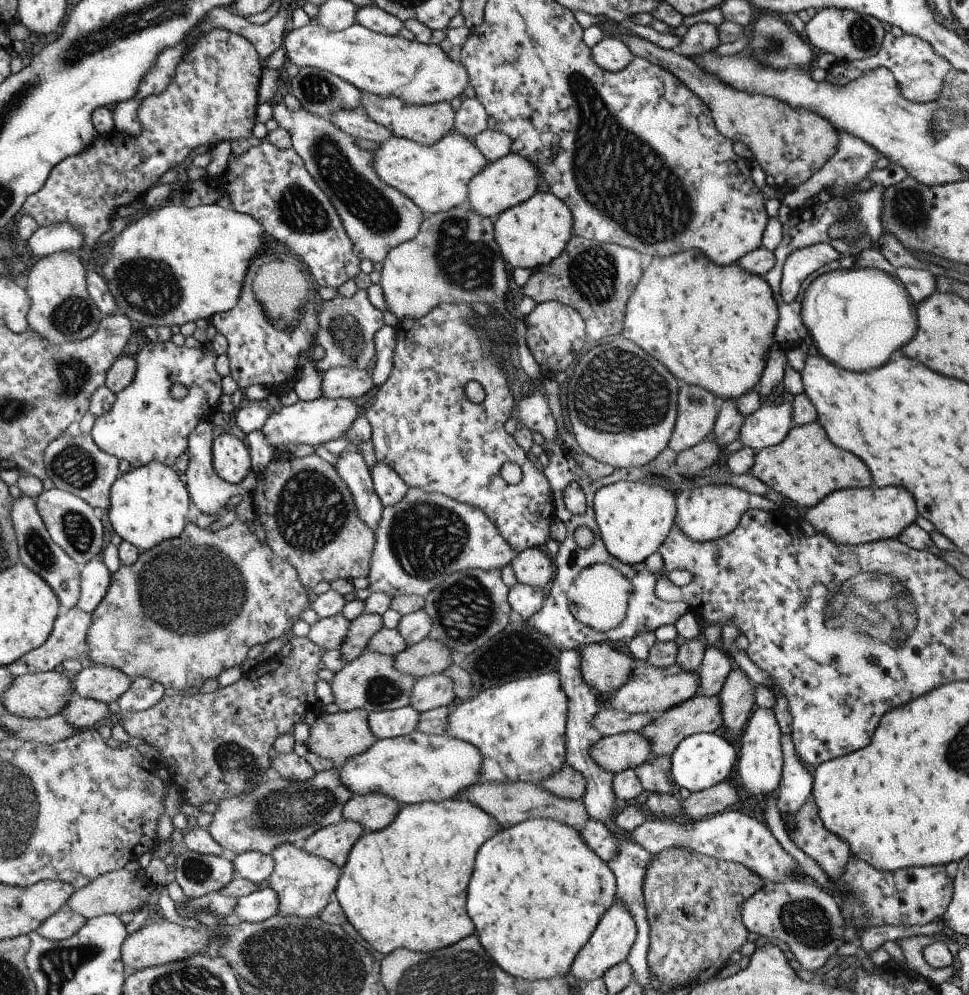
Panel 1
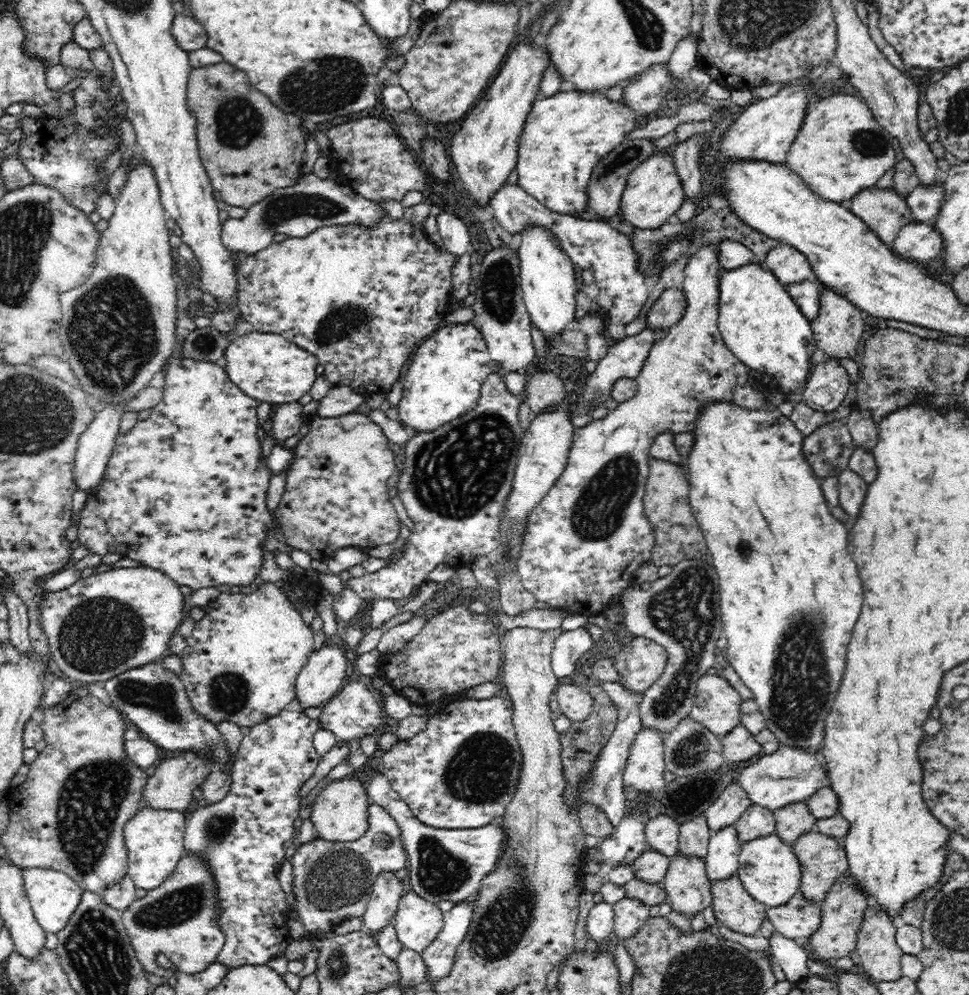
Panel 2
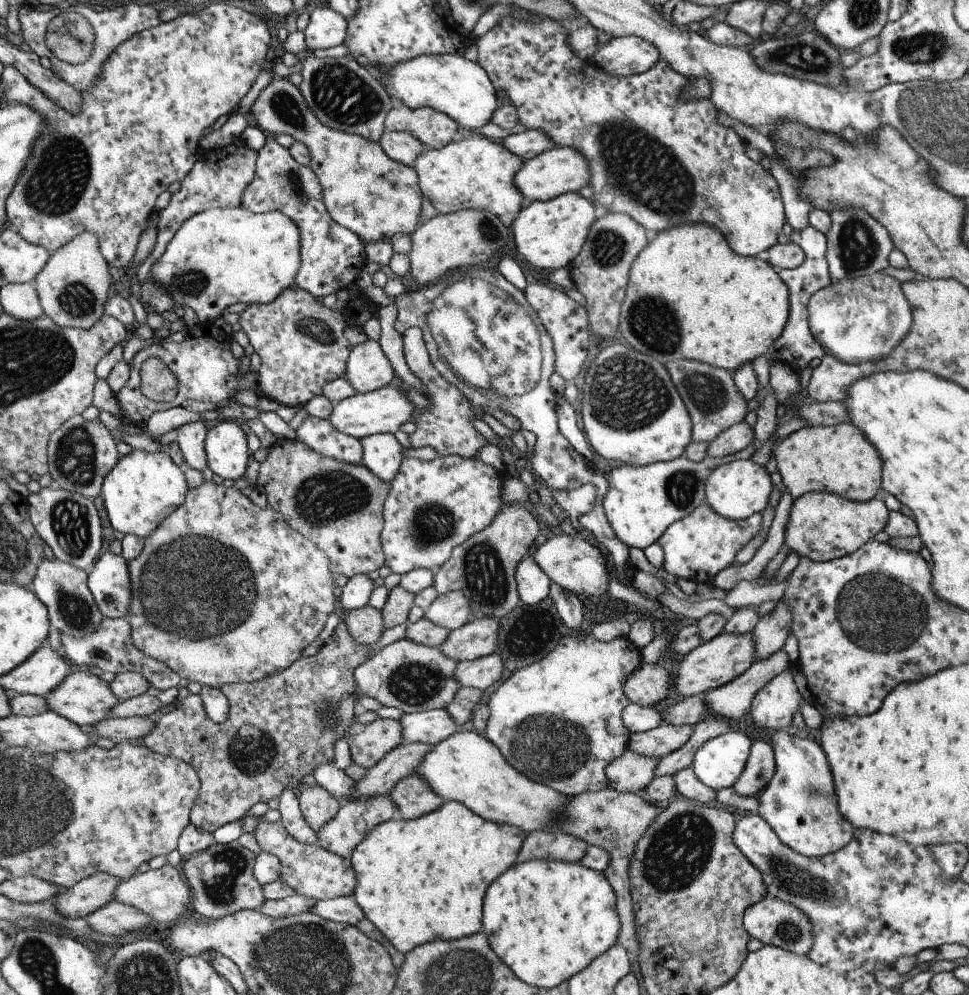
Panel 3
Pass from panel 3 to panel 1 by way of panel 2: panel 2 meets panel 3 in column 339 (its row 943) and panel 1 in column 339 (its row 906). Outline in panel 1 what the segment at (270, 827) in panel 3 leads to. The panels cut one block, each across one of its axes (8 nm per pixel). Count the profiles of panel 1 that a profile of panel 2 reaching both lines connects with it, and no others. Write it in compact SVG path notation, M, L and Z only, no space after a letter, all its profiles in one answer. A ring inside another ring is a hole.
M284 843L278 845L271 855L274 861L274 868L265 885L274 889L278 895L278 915L292 915L302 918L312 918L318 915L318 912L332 900L334 890L337 890L341 880L340 867L336 863L330 862L327 858L320 858L318 855L310 854L302 848L302 844Z

